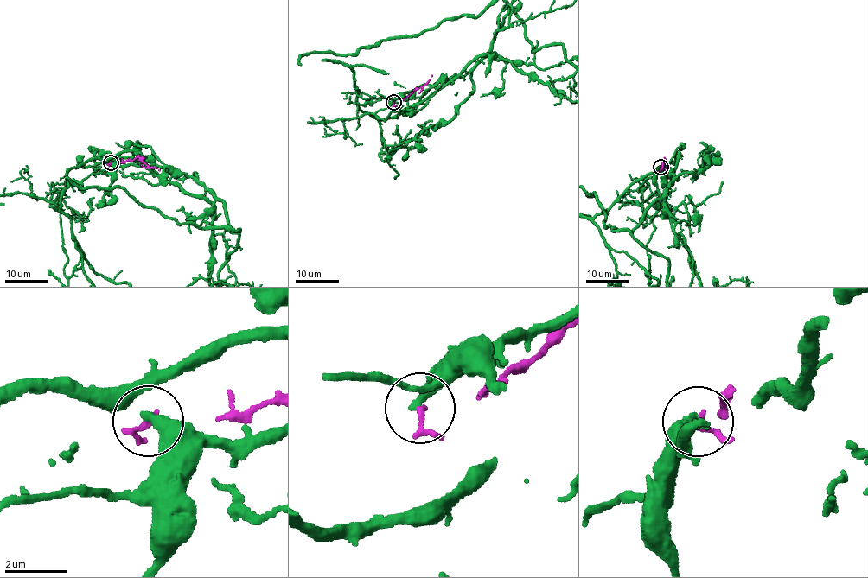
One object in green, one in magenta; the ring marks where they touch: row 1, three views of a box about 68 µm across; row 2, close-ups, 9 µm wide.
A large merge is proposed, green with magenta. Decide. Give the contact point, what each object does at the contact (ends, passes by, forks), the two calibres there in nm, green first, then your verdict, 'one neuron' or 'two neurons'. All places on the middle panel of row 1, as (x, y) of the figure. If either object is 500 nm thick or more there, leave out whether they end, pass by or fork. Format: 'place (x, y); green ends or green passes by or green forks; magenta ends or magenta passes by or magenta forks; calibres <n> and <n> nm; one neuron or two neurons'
place (393, 102); green ends; magenta ends; calibres 440 and 180 nm; two neurons

